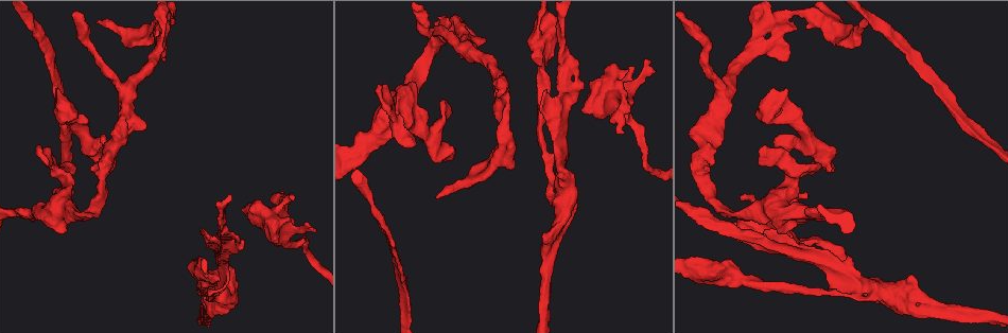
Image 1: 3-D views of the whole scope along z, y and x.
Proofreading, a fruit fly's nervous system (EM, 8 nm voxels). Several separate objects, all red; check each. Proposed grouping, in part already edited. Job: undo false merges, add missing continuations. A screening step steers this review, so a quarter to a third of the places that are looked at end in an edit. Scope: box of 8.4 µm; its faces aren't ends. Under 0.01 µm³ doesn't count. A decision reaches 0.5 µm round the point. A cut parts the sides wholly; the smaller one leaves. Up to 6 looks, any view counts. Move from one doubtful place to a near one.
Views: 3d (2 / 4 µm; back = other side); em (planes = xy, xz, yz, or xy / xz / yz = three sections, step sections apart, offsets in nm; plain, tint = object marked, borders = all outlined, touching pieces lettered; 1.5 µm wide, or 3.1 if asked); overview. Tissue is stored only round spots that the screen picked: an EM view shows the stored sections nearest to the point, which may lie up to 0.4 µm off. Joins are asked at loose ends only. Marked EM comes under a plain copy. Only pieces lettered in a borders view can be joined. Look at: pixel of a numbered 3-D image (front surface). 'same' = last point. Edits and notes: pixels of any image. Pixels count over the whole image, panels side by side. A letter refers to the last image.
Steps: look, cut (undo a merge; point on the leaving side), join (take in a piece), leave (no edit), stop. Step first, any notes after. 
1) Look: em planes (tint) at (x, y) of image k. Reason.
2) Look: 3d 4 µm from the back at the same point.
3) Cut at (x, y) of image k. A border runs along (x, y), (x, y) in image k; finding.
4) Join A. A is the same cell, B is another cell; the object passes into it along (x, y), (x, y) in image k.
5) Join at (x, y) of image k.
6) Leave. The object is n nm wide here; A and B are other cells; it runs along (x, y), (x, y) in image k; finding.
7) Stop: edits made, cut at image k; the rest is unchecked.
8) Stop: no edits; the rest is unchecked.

Look: em xy step 8 (tint) at (225, 246) of image 1. Narrows sharply.

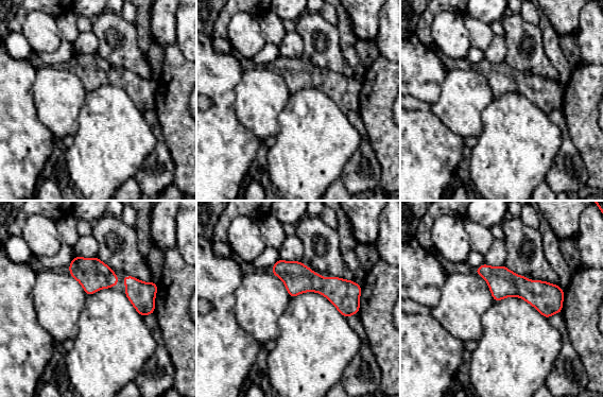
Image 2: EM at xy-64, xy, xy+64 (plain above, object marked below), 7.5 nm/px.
Look: em xy step 8 (borders) at the same point.

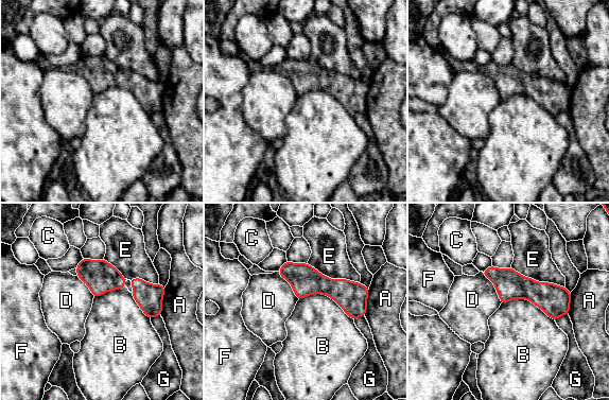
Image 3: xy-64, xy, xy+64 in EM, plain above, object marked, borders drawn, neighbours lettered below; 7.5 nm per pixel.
Leave. The object is 170 nm wide here; A, B, C, D, E, F and G are other cells; one neuron here.

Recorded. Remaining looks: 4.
Look: 3d 2 µm at (787, 57) of image 1.

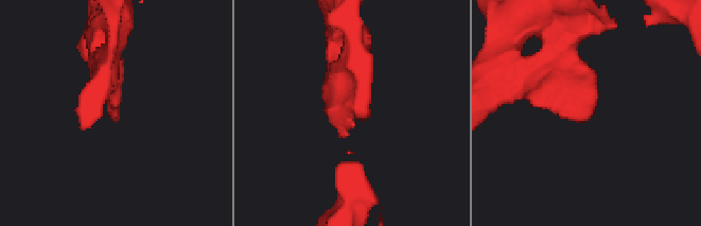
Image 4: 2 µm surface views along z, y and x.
Look: em planes (tint) at (592, 108) of image 4. Now the EM.

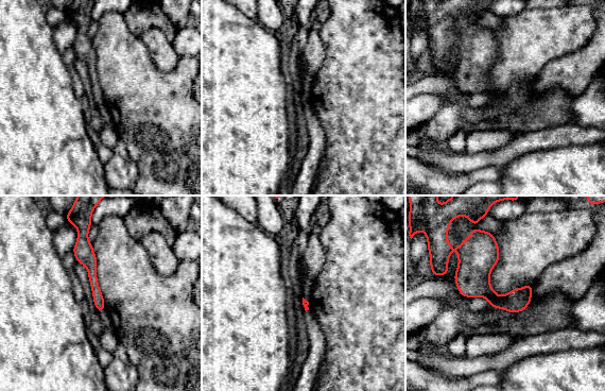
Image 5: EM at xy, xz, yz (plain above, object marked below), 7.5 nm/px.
Look: em planes (borders) at the same point.

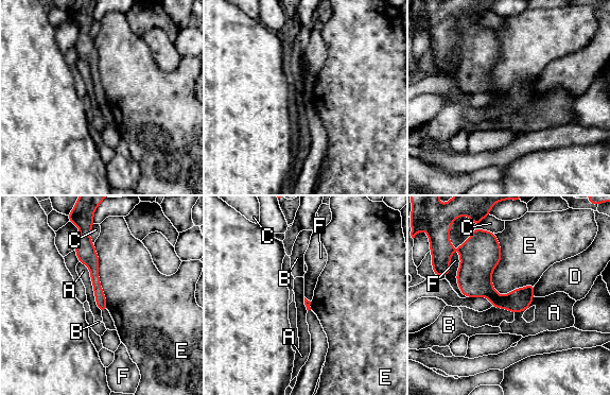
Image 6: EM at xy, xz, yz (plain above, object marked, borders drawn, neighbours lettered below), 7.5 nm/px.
Leave. The longest contact is with E, 500 nm; A, B, C, D, E and F are other cells; a border runs along (80, 261), (89, 271), (101, 312) in image 6; none of them fits.

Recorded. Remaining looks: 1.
Look: em planes (borders) at (96, 22) of image 1. Free end.

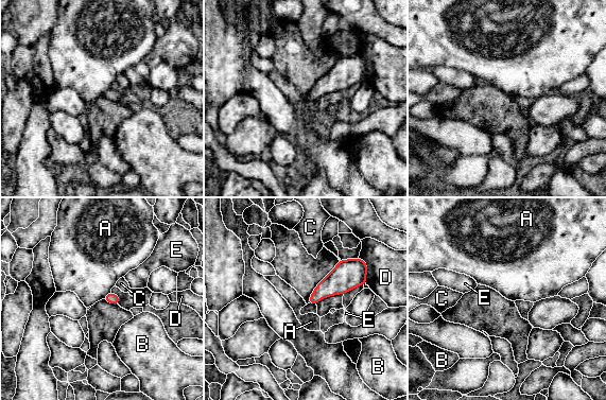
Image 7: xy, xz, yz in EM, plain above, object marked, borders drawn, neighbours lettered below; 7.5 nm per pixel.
Leave. A, B, C, D and E are other cells; a border runs along (110, 291), (103, 298) in image 7; none of them fits.

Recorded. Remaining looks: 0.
Stop: no edits; the rest is unchecked.

